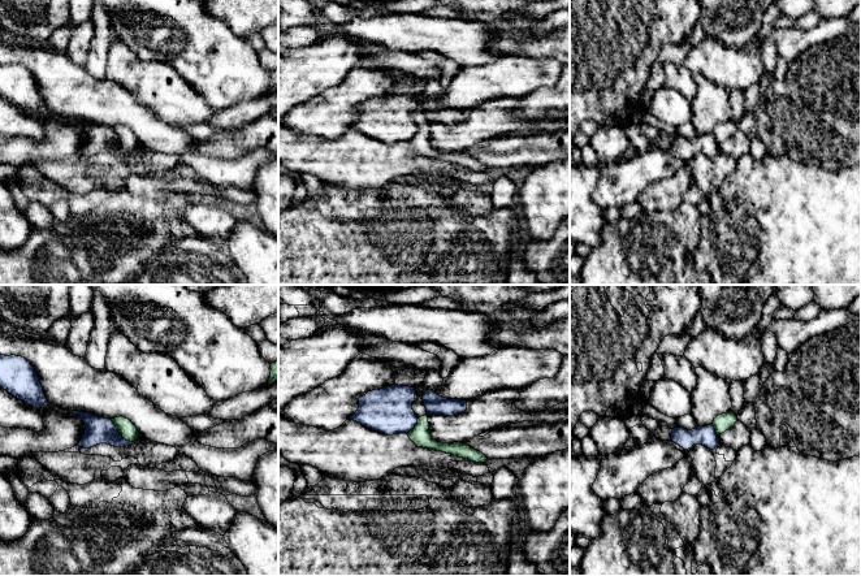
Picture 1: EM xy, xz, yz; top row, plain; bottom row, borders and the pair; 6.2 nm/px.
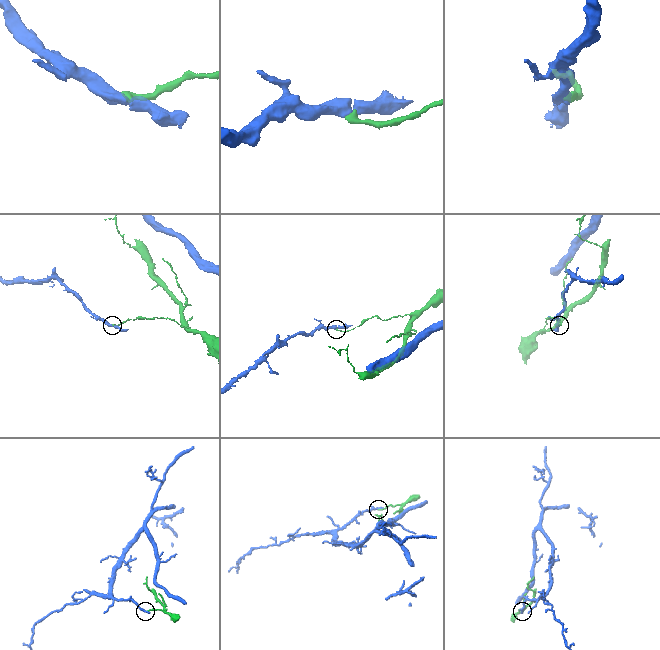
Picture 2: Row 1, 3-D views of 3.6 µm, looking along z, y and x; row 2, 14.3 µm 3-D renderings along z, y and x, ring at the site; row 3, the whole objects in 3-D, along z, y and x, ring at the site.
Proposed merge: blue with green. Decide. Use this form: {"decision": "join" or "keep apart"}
{"decision": "keep apart"}

